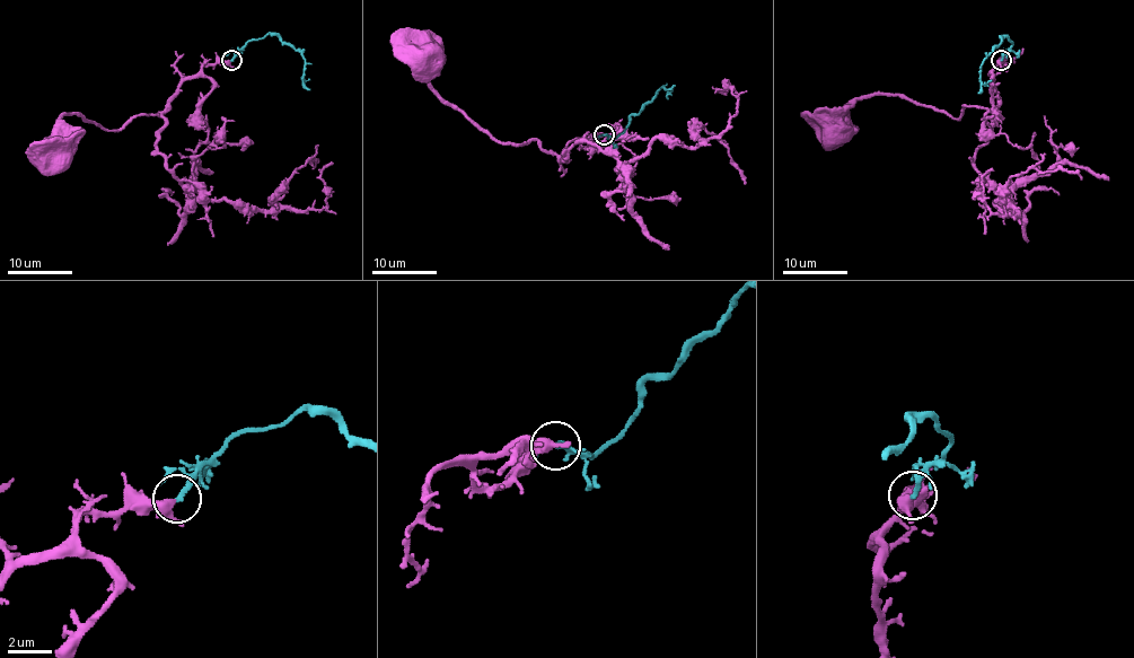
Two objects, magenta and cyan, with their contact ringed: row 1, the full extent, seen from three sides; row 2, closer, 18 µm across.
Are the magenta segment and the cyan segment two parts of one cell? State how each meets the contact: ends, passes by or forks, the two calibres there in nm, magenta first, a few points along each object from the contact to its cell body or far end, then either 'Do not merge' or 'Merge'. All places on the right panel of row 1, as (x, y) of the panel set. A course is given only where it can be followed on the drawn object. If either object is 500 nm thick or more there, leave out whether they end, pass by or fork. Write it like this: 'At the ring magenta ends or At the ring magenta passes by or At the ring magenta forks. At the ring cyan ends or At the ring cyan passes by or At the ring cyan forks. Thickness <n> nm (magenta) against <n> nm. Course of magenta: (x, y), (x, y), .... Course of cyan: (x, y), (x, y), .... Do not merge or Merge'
At the ring magenta passes by. At the ring cyan ends. Thickness 360 nm (magenta) against 220 nm. Course of magenta: (1001, 60), (989, 73), (992, 108), (965, 105), (959, 119), (902, 96), (869, 95), (829, 123). Course of cyan: (1001, 60), (1012, 43), (1007, 36), (1001, 37), (981, 67), (978, 93). Merge

